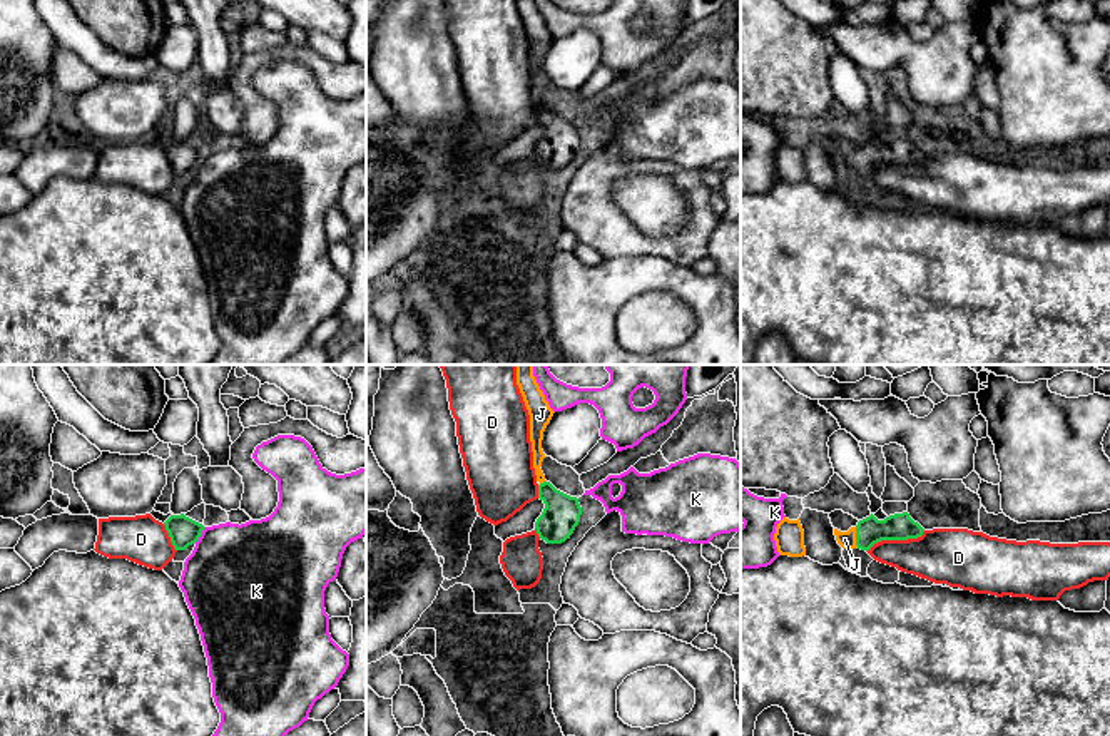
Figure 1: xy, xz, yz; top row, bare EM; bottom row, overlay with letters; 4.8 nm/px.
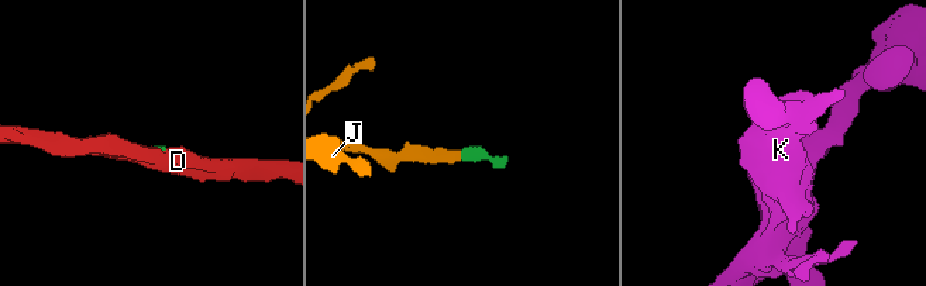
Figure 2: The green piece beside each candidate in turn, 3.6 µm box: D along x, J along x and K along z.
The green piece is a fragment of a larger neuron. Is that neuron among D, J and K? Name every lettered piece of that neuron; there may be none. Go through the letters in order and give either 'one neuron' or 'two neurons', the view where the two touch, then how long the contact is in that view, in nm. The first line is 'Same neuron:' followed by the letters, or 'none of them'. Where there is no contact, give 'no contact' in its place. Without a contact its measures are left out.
Same neuron: J
D: two neurons | yz | 300 nm
J: one neuron | yz | 110 nm
K: two neurons | xy | 90 nm

